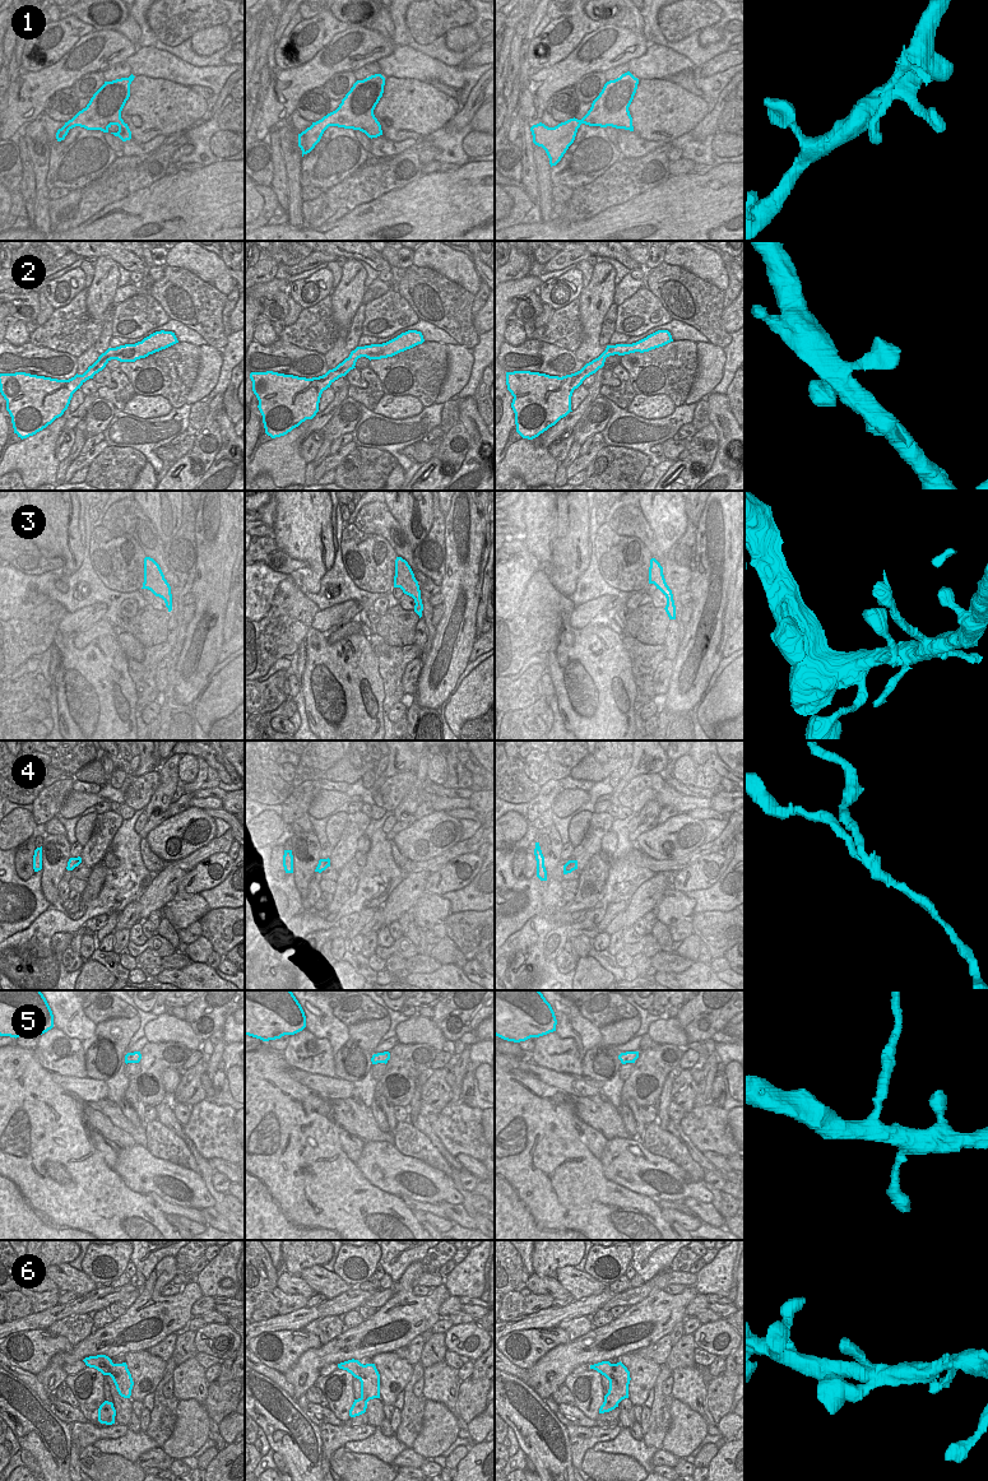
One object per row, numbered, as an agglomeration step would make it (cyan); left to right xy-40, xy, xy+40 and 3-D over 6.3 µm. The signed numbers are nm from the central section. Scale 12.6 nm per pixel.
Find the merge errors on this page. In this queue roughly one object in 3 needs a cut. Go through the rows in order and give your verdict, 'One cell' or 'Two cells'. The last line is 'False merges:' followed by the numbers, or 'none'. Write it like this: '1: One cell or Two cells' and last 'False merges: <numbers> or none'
1: Two cells
2: One cell
3: One cell
4: Two cells
5: One cell
6: One cell
False merges: 1, 4

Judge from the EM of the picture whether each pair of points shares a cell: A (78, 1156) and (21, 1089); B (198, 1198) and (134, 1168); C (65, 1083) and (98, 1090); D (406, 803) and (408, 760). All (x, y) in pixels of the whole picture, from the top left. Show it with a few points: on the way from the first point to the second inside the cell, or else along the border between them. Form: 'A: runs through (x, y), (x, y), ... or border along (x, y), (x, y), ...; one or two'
A: runs through (61, 1140), (27, 1105); one
B: runs through (186, 1183), (170, 1174), (151, 1174); one
C: runs through (73, 1085), (91, 1090); one
D: border along (420, 756), (413, 771); two

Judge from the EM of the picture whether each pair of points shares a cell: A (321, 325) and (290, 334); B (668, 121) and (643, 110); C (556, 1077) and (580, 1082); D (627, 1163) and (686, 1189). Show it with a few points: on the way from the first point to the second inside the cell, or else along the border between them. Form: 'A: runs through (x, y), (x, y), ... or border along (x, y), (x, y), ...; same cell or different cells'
A: runs through (314, 330), (297, 334); same cell
B: runs through (662, 119), (658, 119), (649, 110); same cell
C: runs through (562, 1081), (574, 1082); same cell
D: runs through (639, 1178), (658, 1197), (671, 1196); same cell

